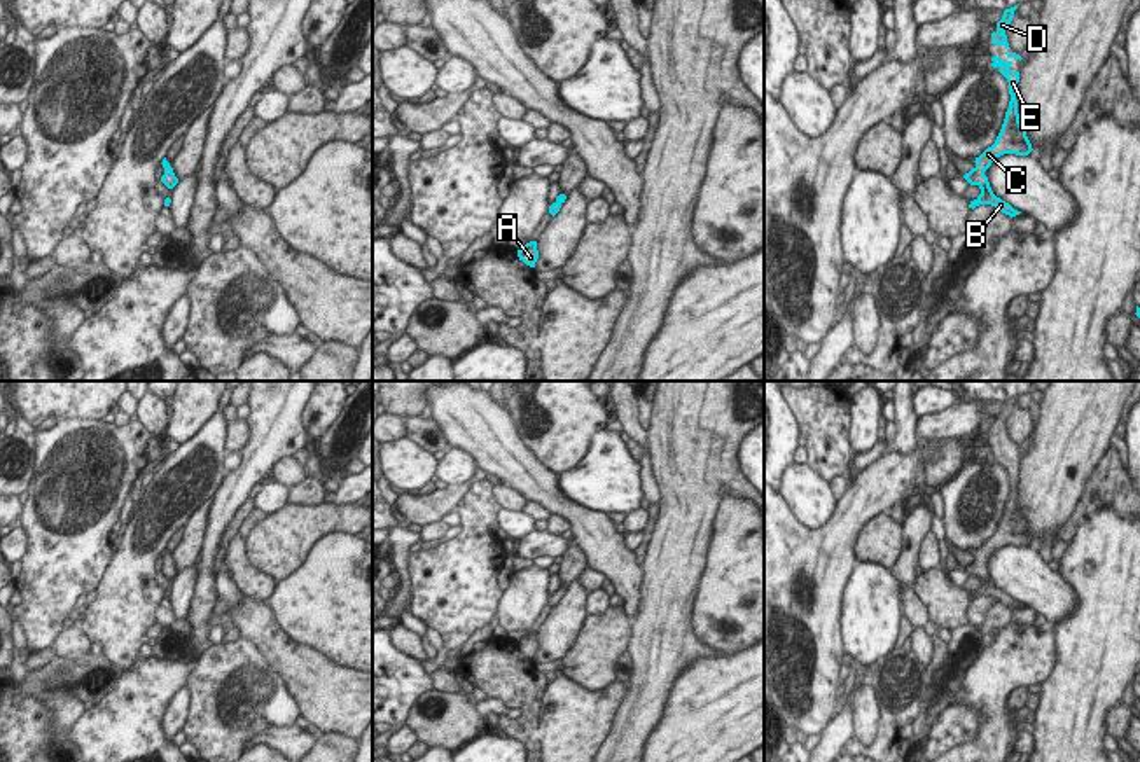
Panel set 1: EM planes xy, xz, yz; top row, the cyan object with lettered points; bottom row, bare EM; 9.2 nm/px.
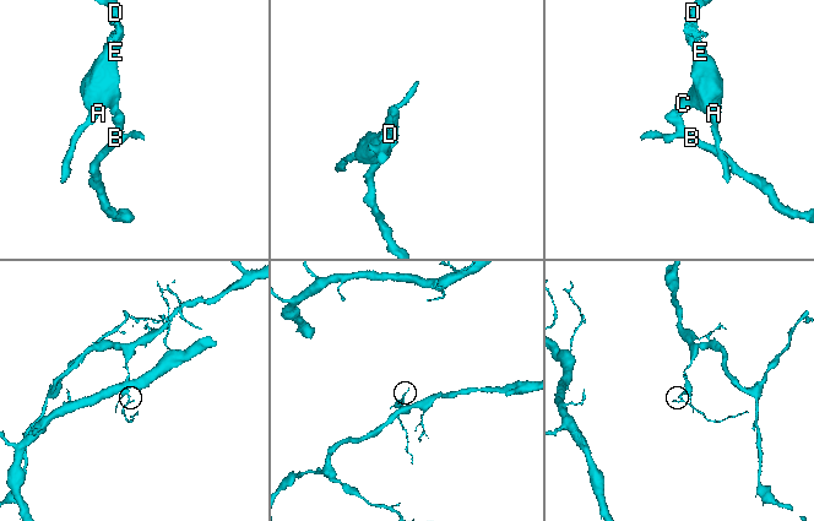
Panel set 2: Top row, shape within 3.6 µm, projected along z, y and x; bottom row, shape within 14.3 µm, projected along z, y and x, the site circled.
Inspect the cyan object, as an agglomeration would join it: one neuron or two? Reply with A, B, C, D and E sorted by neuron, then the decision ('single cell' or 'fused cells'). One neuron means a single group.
A B C D E; single cell

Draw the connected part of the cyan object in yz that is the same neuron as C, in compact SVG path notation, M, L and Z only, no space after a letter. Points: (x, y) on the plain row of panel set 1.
M1005 444L1009 453L1002 453L998 447L991 449L991 458L1000 460L998 463L1007 470L1009 474L1009 500L1005 503L1005 510L1002 516L1002 521L991 538L988 538L979 549L976 549L976 558L963 566L963 570L970 577L977 577L981 580L981 585L970 592L969 599L976 599L979 596L991 596L1002 605L1009 606L1011 610L1019 606L1021 603L1014 601L1009 594L1002 592L997 589L990 578L988 568L984 563L991 558L991 554L1004 547L1004 545L1016 545L1016 547L1028 547L1033 540L1032 535L1026 528L1025 517L1019 514L1019 505L1018 505L1018 474L1019 474L1019 463L1011 463L1012 449L1021 453L1021 447L1016 444Z

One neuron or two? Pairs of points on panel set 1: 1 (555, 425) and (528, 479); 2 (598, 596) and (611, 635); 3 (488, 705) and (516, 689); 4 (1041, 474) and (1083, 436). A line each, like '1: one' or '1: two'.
1: two
2: two
3: two
4: one

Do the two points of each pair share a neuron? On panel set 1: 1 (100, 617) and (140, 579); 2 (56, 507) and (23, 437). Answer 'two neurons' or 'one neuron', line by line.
1: one neuron
2: two neurons

